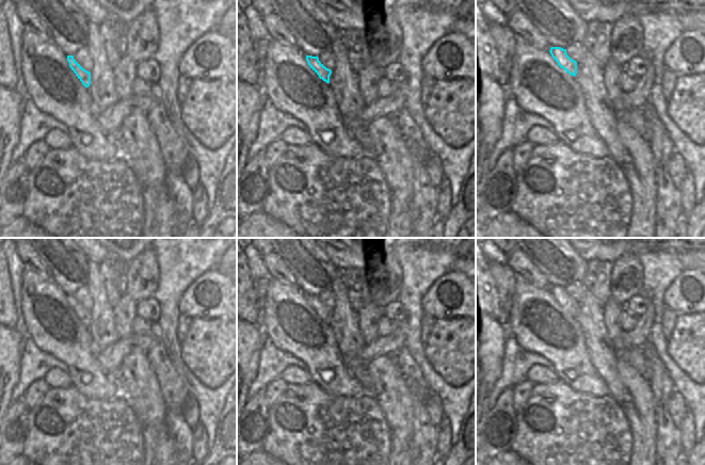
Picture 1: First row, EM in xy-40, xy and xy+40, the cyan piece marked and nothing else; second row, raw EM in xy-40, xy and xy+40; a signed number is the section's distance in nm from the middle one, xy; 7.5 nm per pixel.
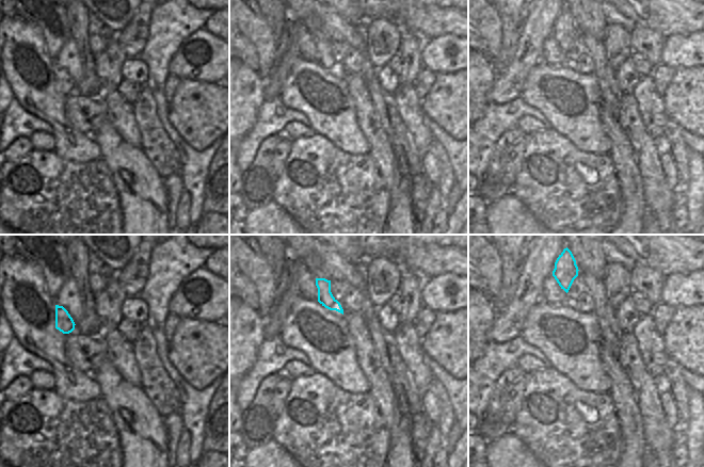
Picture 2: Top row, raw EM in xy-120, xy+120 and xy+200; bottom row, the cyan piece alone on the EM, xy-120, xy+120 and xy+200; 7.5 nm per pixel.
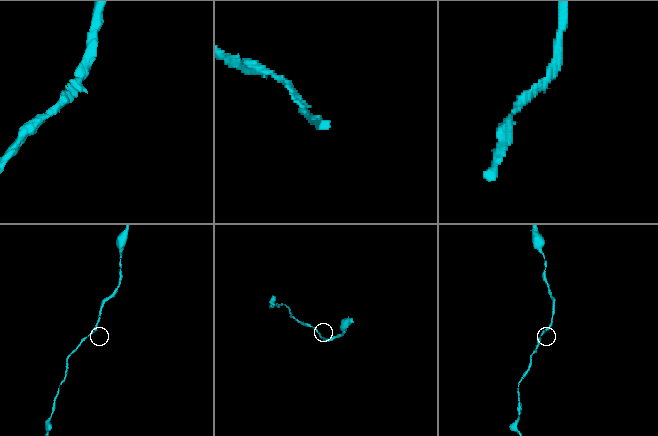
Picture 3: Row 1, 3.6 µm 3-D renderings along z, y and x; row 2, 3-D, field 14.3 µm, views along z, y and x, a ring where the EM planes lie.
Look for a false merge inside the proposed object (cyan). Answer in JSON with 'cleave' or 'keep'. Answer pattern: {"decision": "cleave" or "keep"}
{"decision": "keep"}

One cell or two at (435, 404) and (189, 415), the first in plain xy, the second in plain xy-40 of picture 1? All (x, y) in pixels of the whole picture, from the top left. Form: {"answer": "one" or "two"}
{"answer": "one"}

